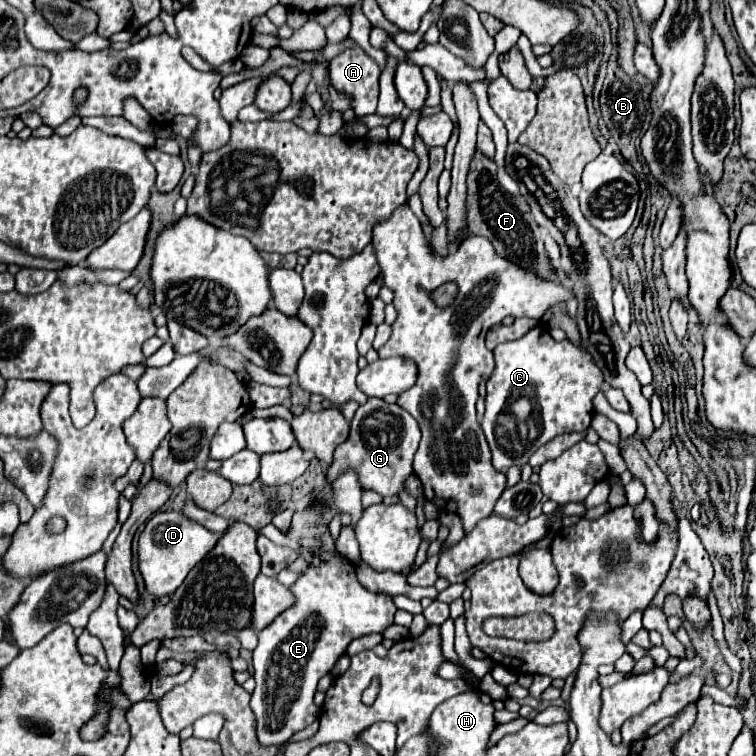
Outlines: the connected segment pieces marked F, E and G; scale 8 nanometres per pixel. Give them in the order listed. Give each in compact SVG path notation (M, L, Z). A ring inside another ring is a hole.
M476 149L476 155L470 163L468 171L468 229L472 235L482 235L488 241L492 241L498 255L514 261L516 265L530 269L546 279L556 279L550 259L544 251L544 241L538 223L534 221L528 203L522 197L510 197L496 179L496 163L488 159L480 149Z
M308 507L306 511L294 515L292 531L288 535L280 533L272 523L258 531L278 545L288 545L300 551L300 555L308 561L308 569L290 587L296 597L294 607L284 611L276 621L272 621L272 625L260 631L258 647L254 649L256 689L250 699L250 709L256 717L256 737L260 745L288 743L294 733L314 723L320 715L320 709L312 701L318 679L330 673L334 663L346 653L346 647L352 639L370 633L382 633L394 623L396 607L392 597L364 589L358 583L354 565L350 561L336 553L332 561L324 563L298 545L298 539L302 537L320 535L324 547L336 551L328 527L318 527L318 521L320 511L316 507Z
M368 399L358 407L348 443L338 445L334 461L326 471L326 483L334 483L346 469L356 471L362 491L376 491L378 495L398 495L400 503L408 509L416 507L414 497L406 491L406 479L412 475L412 459L420 443L420 427L416 419L398 405L382 399Z

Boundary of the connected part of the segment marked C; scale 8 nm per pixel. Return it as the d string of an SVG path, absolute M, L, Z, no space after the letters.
M544 325L534 327L518 341L494 349L494 371L486 383L486 413L482 429L492 451L492 467L506 473L512 465L524 467L548 441L590 427L592 397L604 377L592 355L574 343L554 341Z

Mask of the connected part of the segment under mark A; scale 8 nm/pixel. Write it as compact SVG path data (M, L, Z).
M358 45L348 47L333 59L332 85L350 97L356 117L376 112L380 69Z

